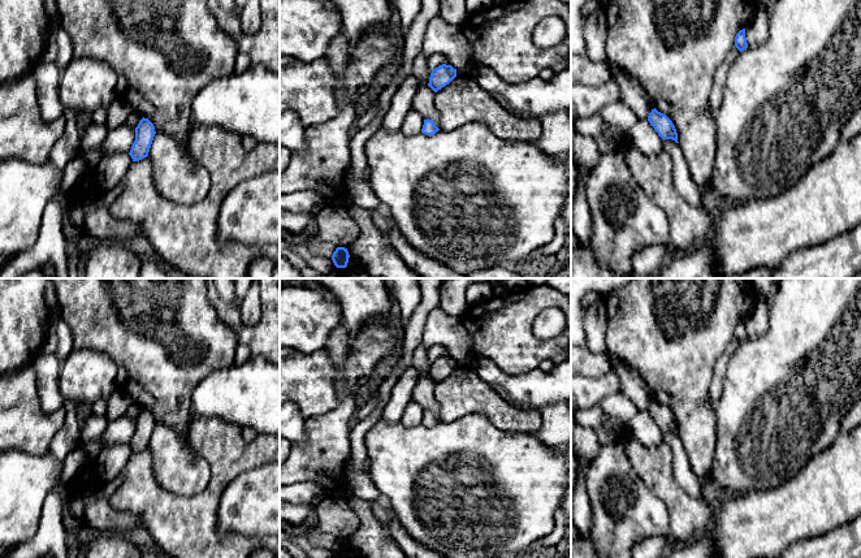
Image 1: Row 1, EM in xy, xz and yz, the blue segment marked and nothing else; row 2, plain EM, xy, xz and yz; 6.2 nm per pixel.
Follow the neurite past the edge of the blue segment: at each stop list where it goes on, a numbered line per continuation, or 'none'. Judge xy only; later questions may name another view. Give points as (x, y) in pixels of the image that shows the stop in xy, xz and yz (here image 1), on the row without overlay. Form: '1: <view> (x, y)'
none

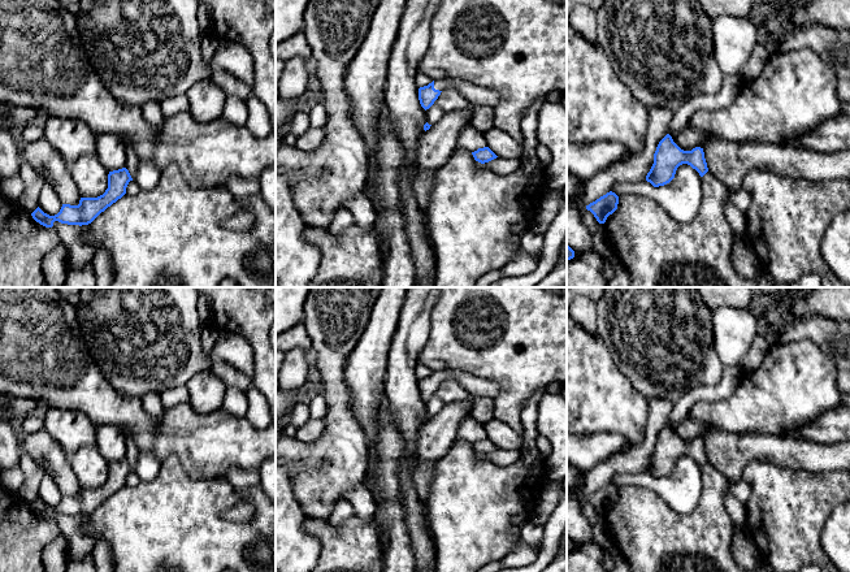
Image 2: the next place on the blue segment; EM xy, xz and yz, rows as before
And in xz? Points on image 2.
1: xz (476, 386)

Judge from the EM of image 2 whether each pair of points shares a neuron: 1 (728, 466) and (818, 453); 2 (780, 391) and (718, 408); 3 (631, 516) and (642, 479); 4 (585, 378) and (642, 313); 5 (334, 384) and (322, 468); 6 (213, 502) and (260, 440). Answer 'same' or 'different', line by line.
1: same
2: same
3: different
4: different
5: same
6: different

